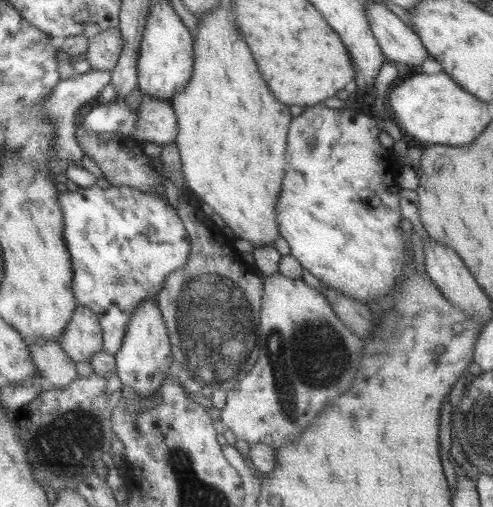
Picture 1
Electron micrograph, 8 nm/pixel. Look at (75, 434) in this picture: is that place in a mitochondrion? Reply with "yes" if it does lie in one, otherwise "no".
yes

